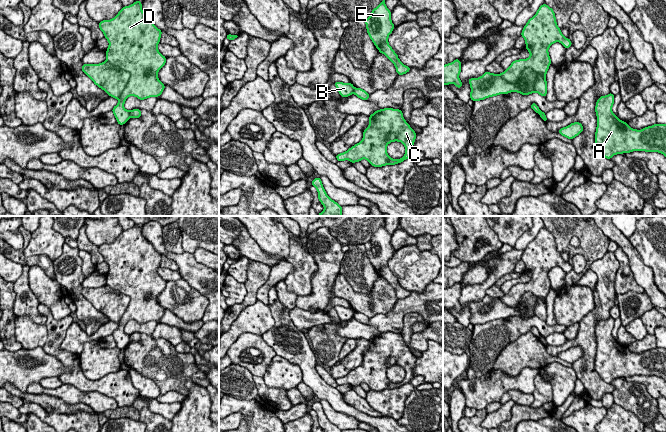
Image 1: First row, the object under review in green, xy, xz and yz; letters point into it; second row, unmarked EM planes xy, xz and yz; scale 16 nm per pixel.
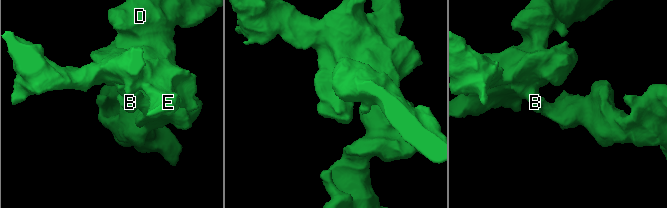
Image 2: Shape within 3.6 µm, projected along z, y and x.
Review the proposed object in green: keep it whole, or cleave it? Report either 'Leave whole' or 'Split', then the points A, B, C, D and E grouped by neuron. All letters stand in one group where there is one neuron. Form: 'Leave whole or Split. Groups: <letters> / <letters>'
Split. Groups: A C / B D E

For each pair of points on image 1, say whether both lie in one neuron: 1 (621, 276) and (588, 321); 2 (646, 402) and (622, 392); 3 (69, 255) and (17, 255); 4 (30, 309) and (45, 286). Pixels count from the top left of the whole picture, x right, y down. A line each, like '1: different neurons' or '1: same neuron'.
1: different neurons
2: same neuron
3: different neurons
4: different neurons

